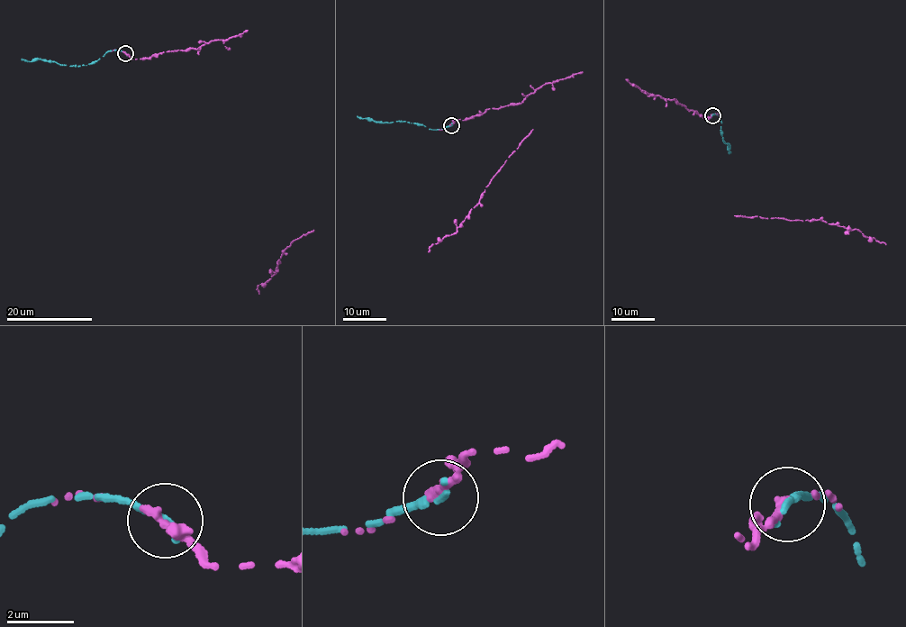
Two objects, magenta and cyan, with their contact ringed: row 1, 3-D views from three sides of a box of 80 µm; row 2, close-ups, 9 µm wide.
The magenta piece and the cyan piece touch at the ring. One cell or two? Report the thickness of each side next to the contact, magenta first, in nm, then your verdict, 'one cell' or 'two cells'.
280/200 nm | one cell

